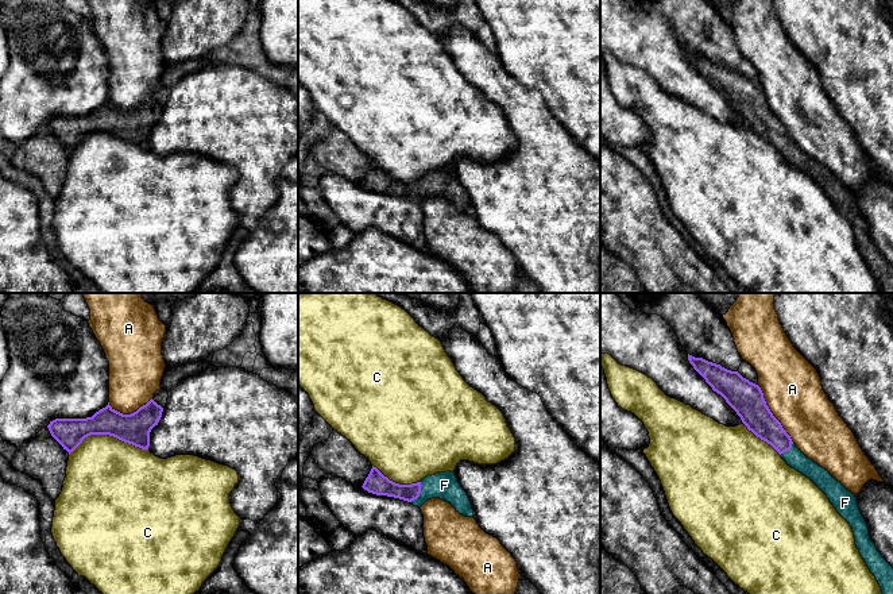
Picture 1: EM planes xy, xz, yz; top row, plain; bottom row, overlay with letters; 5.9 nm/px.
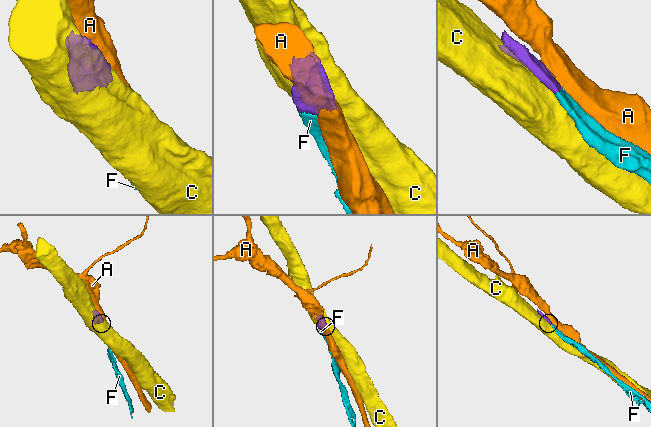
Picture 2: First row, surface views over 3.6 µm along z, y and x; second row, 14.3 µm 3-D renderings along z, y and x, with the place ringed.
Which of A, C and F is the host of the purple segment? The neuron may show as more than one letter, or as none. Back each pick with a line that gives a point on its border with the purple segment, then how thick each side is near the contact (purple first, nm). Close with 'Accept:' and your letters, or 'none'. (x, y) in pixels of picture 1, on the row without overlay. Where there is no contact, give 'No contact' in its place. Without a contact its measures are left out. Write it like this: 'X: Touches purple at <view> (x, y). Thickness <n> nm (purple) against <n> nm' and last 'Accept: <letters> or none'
F: Touches purple at xz (418, 191). Thickness 120 nm (purple) against 160 nm
Accept: F

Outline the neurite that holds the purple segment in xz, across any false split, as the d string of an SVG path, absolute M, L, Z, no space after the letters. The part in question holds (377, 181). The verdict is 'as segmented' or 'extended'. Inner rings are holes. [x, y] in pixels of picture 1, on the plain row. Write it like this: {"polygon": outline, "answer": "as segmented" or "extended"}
{"polygon": "M372 163L363 184L364 188L376 193L387 193L422 204L428 197L440 196L449 200L456 209L465 215L473 215L471 198L457 180L455 170L437 170L428 173L417 181L399 182L384 174Z", "answer": "extended"}

